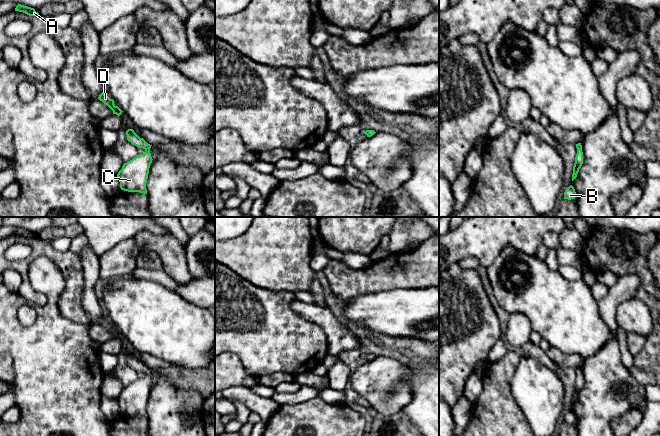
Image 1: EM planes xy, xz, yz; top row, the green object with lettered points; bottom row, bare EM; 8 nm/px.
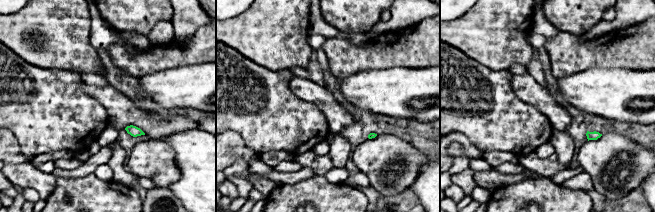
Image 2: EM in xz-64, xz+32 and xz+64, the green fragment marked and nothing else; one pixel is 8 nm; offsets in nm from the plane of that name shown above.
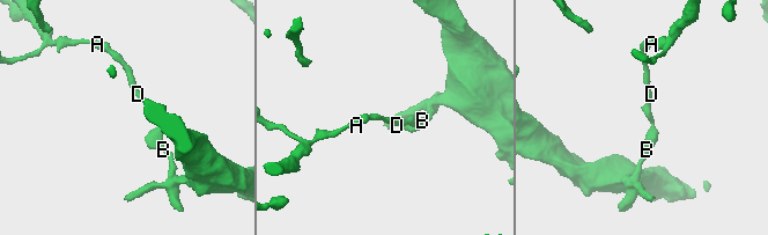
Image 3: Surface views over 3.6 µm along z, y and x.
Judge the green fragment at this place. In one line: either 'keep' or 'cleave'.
cleave

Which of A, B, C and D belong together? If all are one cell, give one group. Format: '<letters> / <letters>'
A D / B C

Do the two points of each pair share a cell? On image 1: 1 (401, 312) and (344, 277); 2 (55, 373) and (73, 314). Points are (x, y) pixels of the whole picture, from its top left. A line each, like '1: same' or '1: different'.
1: different
2: different

